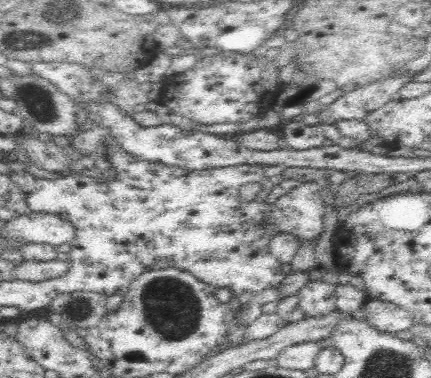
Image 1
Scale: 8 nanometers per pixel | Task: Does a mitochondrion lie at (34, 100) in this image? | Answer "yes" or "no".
yes

